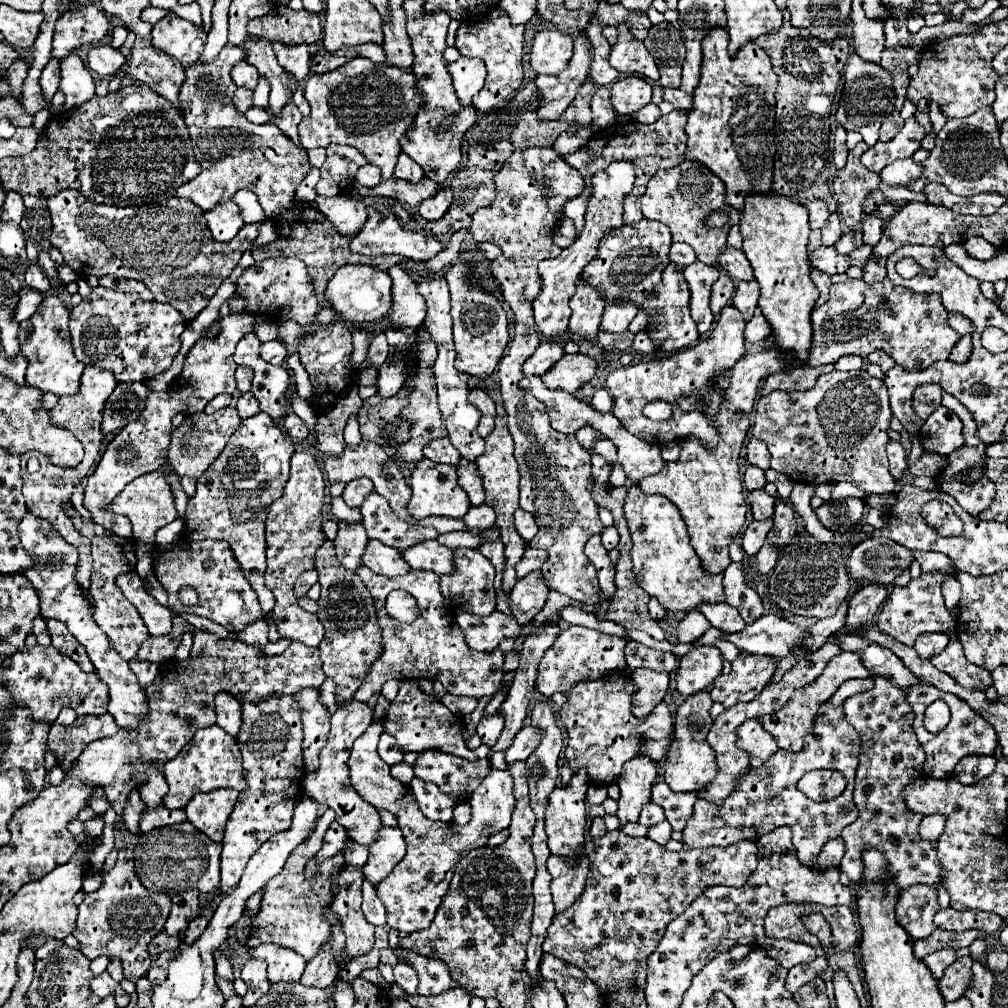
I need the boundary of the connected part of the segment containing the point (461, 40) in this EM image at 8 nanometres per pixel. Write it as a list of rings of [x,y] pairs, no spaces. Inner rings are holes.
[[[491,8],[489,12],[477,14],[471,20],[463,20],[457,30],[455,48],[457,50],[469,50],[469,56],[477,56],[487,66],[487,78],[485,86],[479,94],[473,96],[473,106],[479,112],[489,112],[497,106],[501,106],[513,92],[517,92],[523,84],[523,26],[511,26],[509,18],[497,10]],[[475,36],[475,38],[473,38]]]

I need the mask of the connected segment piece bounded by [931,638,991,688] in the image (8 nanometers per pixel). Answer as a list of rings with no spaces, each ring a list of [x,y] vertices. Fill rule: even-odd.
[[[953,638],[941,654],[935,654],[931,662],[933,666],[937,666],[941,672],[947,672],[965,688],[985,688],[991,682],[991,676],[987,670],[971,664],[963,656],[963,648],[957,638]]]

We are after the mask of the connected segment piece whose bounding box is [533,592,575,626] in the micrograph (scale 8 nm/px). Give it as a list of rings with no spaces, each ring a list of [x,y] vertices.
[[[549,592],[549,598],[547,598],[547,602],[545,602],[543,610],[533,618],[533,620],[535,620],[535,624],[539,624],[539,626],[541,626],[541,624],[551,616],[551,614],[561,612],[561,608],[563,608],[565,604],[575,604],[575,600],[571,600],[571,598],[563,596],[563,594],[559,594],[559,592]]]

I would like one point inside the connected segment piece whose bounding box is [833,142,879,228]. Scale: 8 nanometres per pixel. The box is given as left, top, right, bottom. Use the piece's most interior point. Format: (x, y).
(852, 184)

